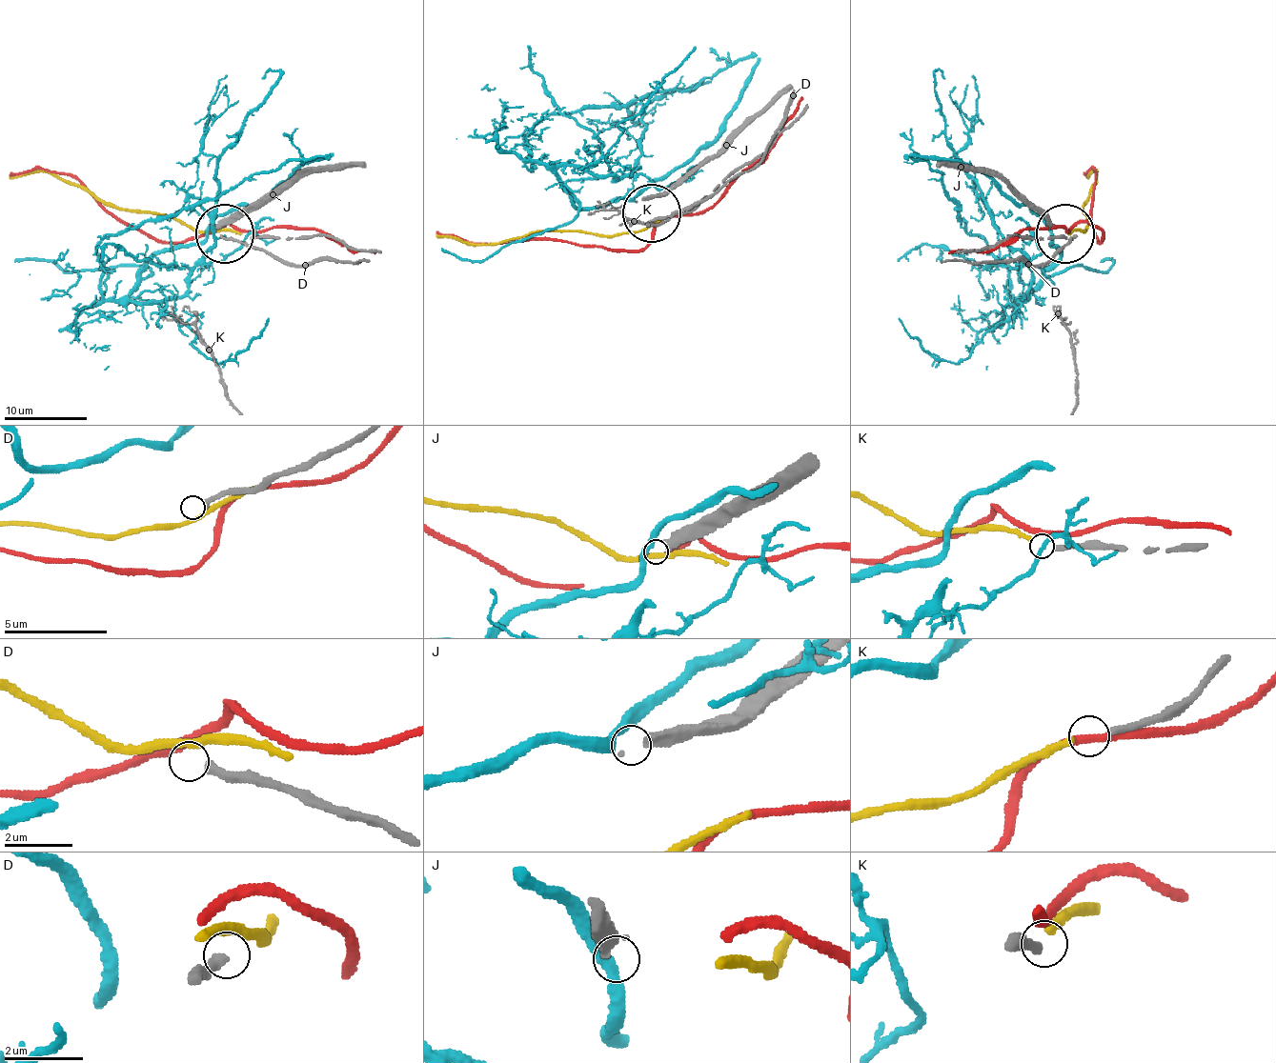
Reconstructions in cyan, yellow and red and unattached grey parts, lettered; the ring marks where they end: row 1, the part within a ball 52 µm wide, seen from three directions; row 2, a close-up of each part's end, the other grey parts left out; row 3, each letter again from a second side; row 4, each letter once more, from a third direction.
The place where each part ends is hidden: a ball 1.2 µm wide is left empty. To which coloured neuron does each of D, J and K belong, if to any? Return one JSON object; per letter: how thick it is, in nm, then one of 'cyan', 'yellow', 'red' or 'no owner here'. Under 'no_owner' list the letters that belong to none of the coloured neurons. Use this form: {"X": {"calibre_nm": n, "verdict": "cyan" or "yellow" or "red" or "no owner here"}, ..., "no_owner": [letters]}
{"D": {"calibre_nm": 260, "verdict": "no owner here"}, "J": {"calibre_nm": 280, "verdict": "no owner here"}, "K": {"calibre_nm": 240, "verdict": "yellow"}, "no_owner": ["D", "J"]}

